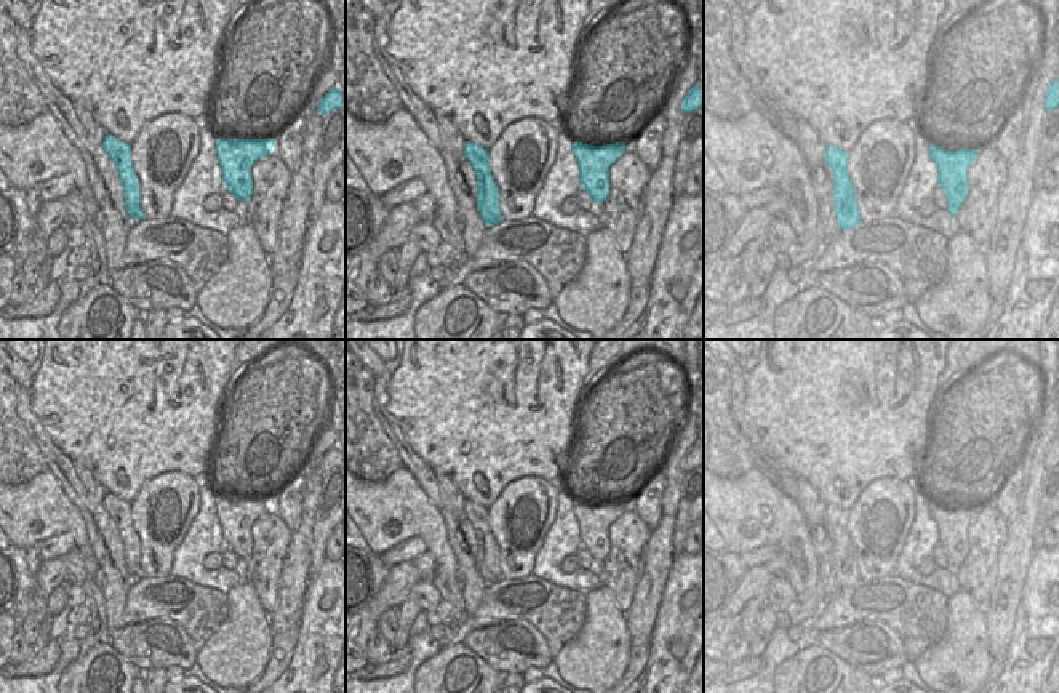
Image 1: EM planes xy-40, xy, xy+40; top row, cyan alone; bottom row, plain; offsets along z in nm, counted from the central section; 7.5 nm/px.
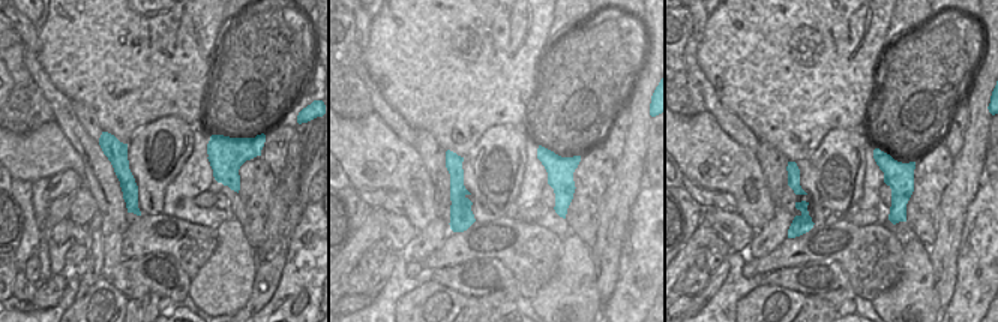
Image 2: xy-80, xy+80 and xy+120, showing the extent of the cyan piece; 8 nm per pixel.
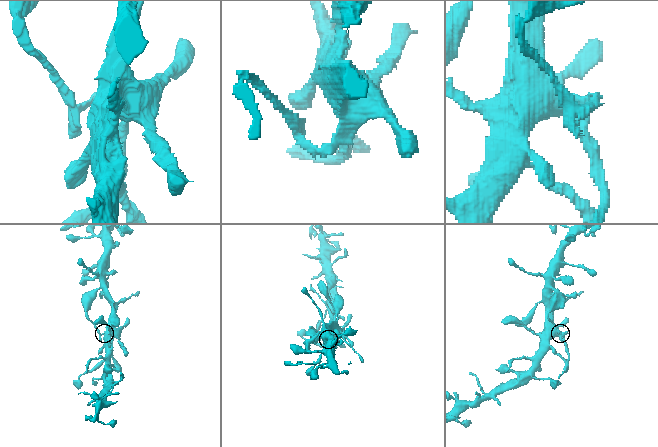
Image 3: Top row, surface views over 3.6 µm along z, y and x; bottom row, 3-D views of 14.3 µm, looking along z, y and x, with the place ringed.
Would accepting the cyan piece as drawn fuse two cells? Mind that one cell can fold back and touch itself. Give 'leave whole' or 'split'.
split

